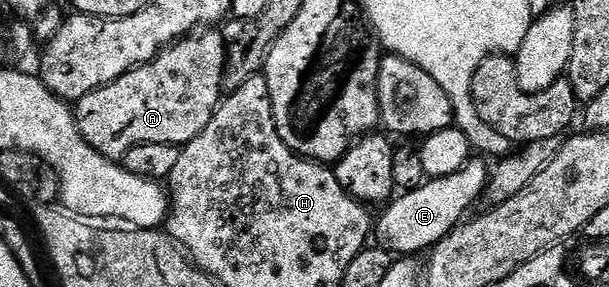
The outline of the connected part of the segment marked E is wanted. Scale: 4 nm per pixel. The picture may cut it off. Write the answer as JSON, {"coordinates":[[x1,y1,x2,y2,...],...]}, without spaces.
{"coordinates":[[479,156,472,157,453,176,441,176,423,183,416,190,400,193,386,203,383,215,378,215,373,226,373,238,396,256,419,256,430,251,450,230,454,230,468,217,467,209,478,198,484,197,489,185,489,166]]}

